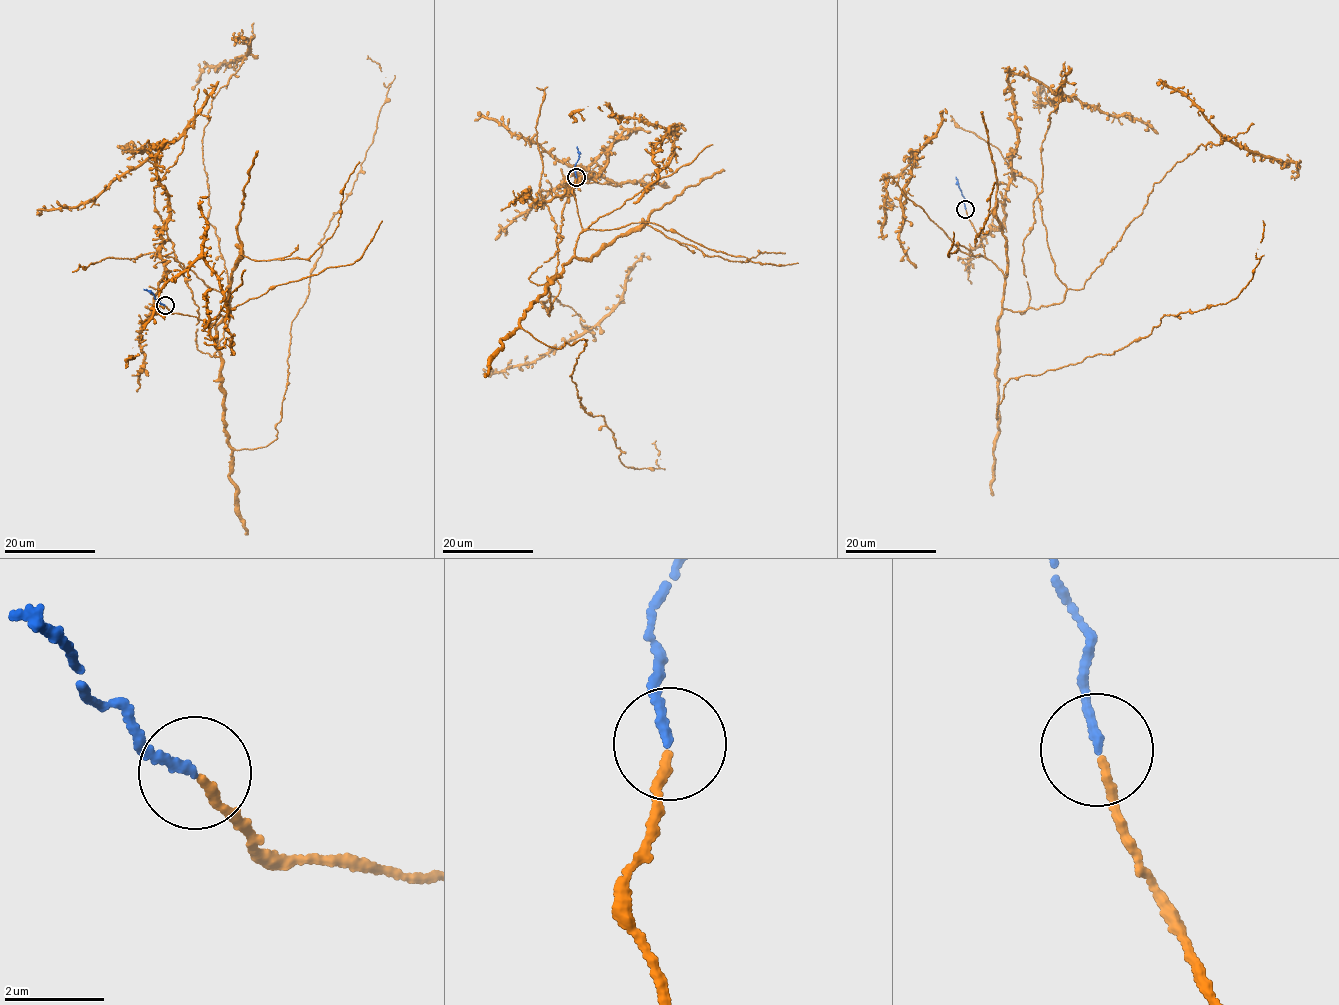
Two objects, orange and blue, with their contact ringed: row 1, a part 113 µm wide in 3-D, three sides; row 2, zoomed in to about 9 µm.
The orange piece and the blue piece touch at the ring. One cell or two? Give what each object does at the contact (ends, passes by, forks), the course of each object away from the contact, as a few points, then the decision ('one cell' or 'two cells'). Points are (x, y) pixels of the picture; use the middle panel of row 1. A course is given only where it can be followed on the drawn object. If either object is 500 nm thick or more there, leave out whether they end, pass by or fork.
orange ends there; blue ends there; orange runs (575, 178), (582, 231), (544, 283), (571, 185), (618, 185), (596, 159), (631, 131), (592, 180), (500, 210); blue runs (576, 177), (575, 166), (579, 156), (577, 146); one cell

